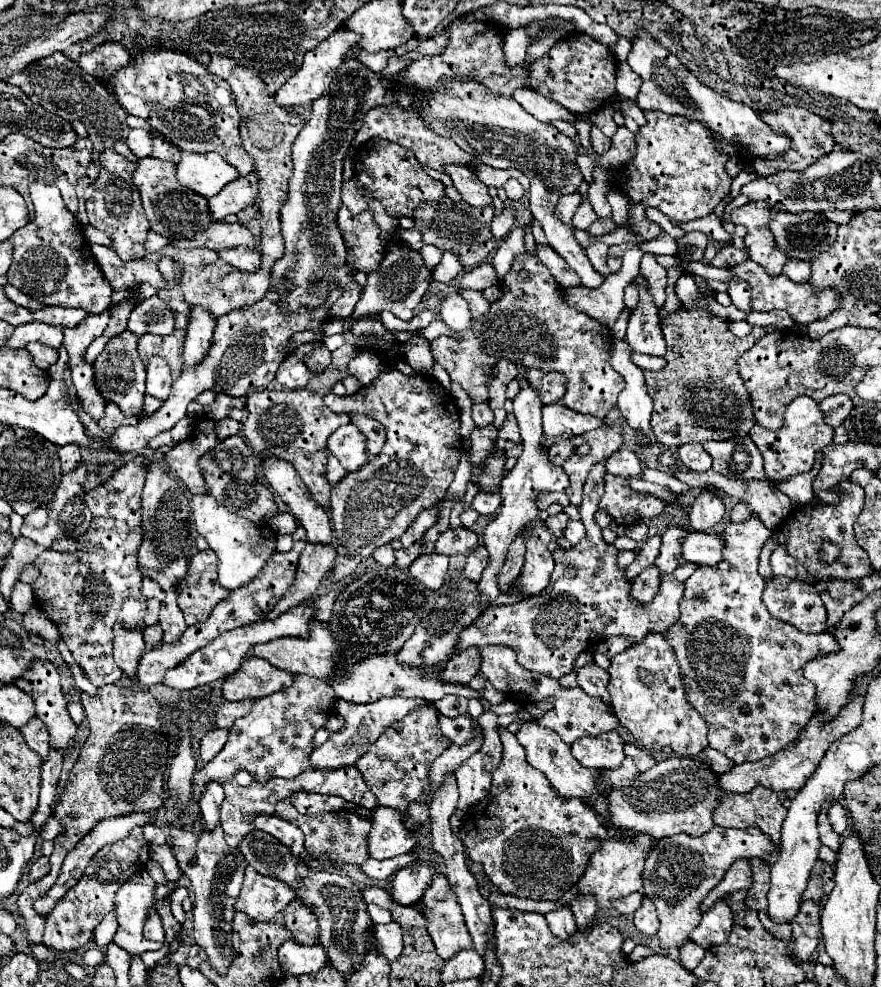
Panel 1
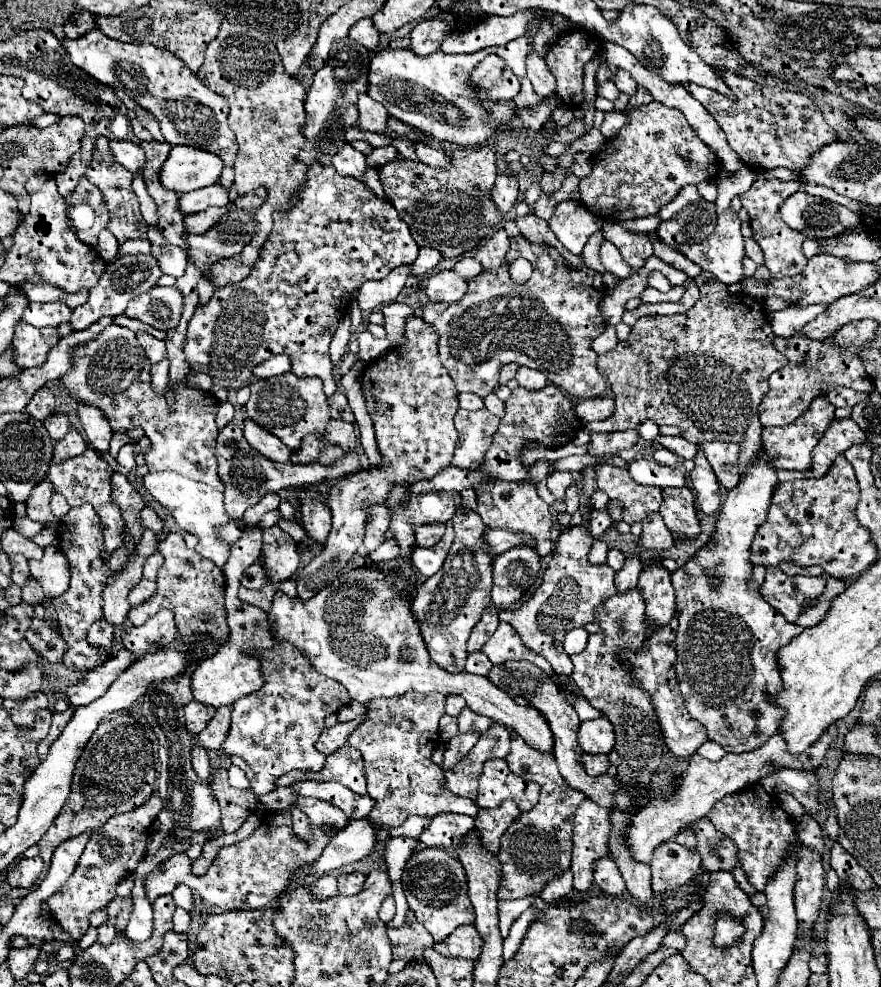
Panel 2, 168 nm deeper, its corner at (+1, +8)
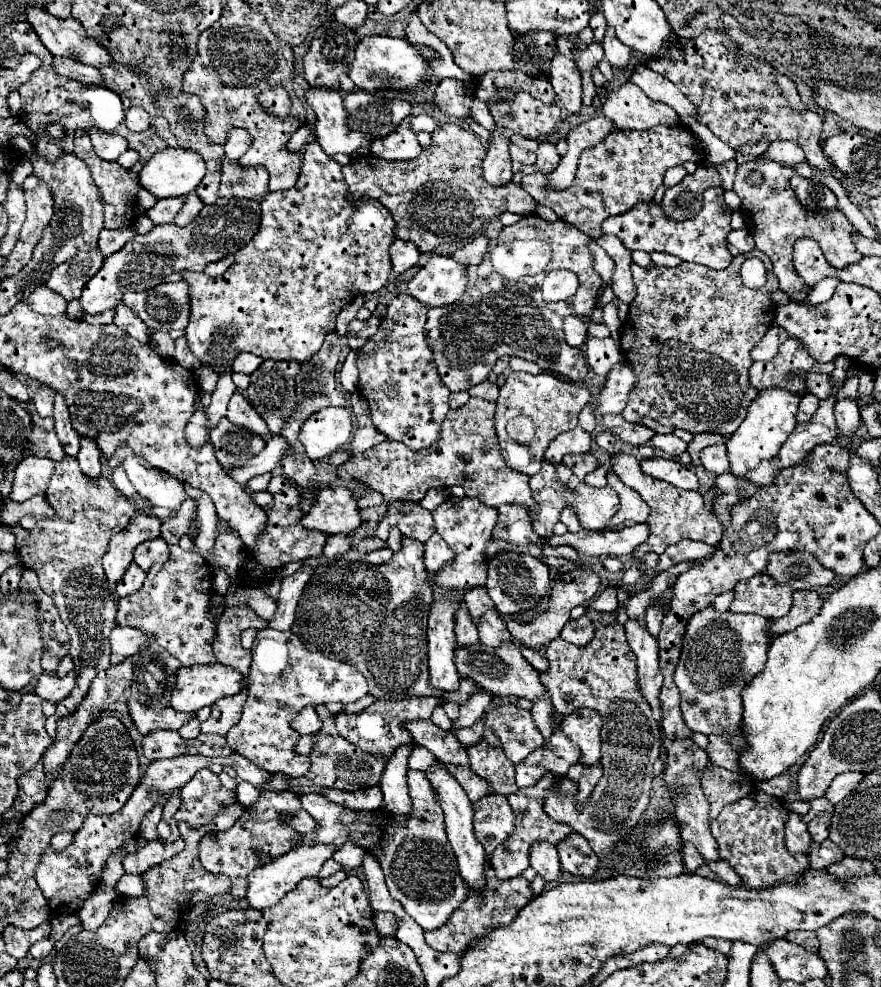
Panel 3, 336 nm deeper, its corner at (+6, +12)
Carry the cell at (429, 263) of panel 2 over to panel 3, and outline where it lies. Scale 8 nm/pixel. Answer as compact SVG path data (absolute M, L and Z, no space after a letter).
M396 238L392 242L392 246L390 246L390 260L392 260L392 268L396 272L406 272L408 268L412 268L418 262L418 258L420 258L420 252L408 240Z

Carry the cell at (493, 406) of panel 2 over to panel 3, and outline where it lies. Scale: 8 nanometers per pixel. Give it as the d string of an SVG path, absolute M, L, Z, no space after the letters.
M482 382L482 384L478 384L478 386L472 386L470 390L468 390L468 394L470 396L478 396L478 398L484 398L484 400L490 400L490 402L494 402L496 398L498 398L498 388L492 384L492 382Z

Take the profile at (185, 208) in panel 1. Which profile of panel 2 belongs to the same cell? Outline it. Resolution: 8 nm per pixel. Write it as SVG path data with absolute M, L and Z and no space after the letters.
M113 140L111 142L111 150L115 152L115 160L125 166L129 172L143 176L143 166L147 162L143 148L139 148L135 142L127 142L127 140Z

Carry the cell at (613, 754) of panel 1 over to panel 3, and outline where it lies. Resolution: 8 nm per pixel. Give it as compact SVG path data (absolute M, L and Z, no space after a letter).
M578 708L564 716L560 730L580 748L580 764L596 764L600 760L600 728L602 718L590 708Z

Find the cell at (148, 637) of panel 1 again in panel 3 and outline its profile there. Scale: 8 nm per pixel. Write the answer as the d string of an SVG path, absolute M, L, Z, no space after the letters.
M178 544L170 546L170 560L166 564L154 564L154 568L150 568L146 574L144 586L136 594L118 600L116 624L138 628L156 638L158 644L162 644L162 648L166 648L170 654L178 656L184 666L214 664L216 656L212 652L212 640L218 620L212 622L208 614L210 592L210 564L200 554L186 552Z

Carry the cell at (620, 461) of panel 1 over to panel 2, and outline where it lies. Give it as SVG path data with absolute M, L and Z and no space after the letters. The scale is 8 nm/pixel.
M647 458L631 460L629 474L633 476L637 484L649 484L649 486L659 486L659 488L685 486L685 476L679 468L667 468Z

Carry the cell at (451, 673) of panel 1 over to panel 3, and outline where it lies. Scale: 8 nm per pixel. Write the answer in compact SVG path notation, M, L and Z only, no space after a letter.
M478 586L478 588L468 590L468 592L464 594L464 600L466 600L466 606L468 606L470 616L472 616L474 622L476 622L486 610L494 608L494 604L492 604L490 596L486 594L486 588L484 588L484 586Z

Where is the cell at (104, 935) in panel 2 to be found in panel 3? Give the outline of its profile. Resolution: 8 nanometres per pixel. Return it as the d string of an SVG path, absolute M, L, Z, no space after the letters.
M98 884L96 892L82 904L82 908L76 912L76 916L80 918L80 924L86 930L96 930L104 924L112 904L118 900L118 892L116 888L108 888L104 884Z

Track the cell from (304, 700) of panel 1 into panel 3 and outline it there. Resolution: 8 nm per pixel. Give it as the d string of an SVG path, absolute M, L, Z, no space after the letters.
M260 630L250 652L252 666L248 674L248 700L244 704L240 722L230 728L226 740L234 752L246 756L266 772L304 776L306 768L310 768L310 760L294 752L294 744L298 742L300 734L290 728L290 722L306 706L318 706L326 702L350 704L360 700L368 694L366 678L352 664L332 660L322 652L310 652L290 630Z

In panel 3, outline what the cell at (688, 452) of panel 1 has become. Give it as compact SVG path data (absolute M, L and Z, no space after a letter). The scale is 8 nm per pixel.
M656 434L650 444L652 444L654 448L660 448L662 452L666 452L668 456L680 456L680 454L686 452L686 448L688 448L688 444L686 444L684 440L680 440L680 438L676 438L674 434L670 434L670 436Z

